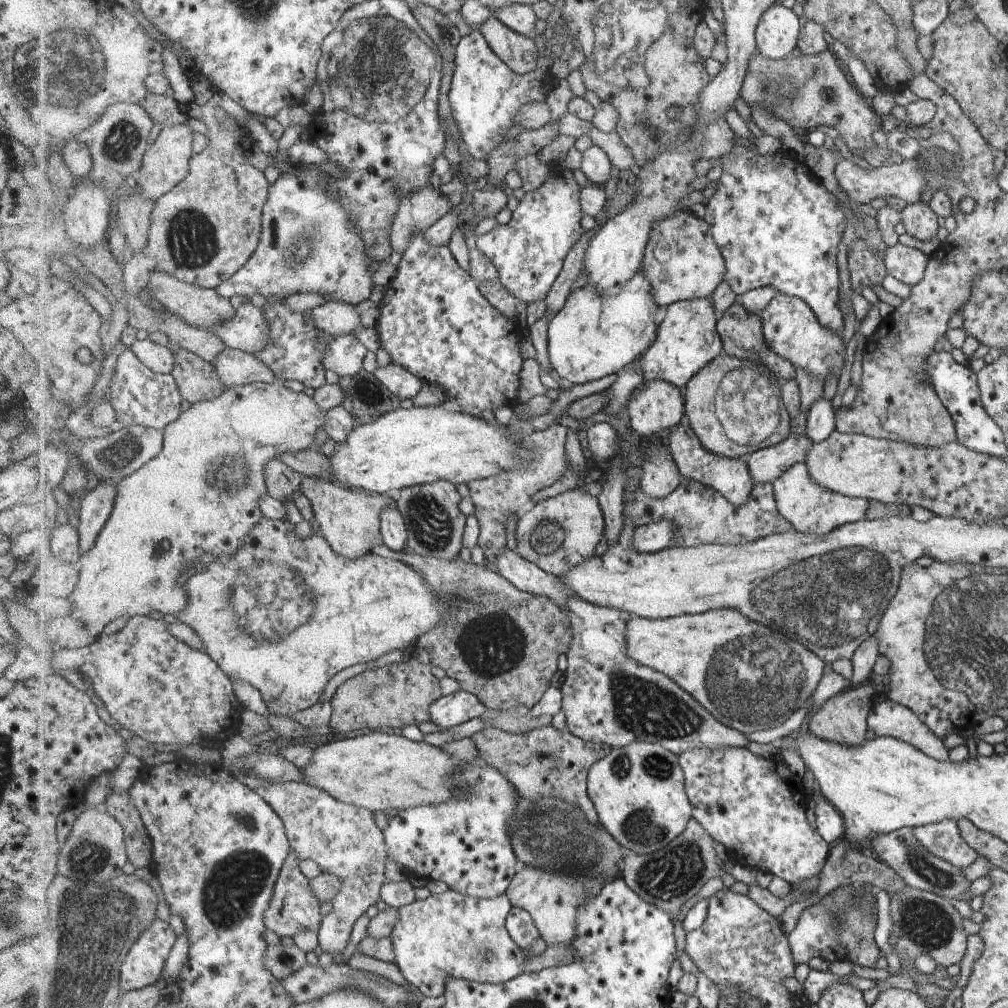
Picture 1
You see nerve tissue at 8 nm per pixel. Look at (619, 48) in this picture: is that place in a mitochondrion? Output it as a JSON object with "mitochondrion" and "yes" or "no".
{"mitochondrion":"yes"}

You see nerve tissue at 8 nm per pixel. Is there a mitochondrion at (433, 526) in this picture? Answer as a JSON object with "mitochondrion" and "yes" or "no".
{"mitochondrion":"yes"}

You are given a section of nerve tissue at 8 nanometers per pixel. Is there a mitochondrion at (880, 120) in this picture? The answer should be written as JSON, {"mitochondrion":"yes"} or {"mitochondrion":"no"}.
{"mitochondrion":"no"}

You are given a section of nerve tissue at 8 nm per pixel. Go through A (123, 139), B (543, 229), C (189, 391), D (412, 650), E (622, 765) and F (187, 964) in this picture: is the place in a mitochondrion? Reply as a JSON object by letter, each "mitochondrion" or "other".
{"A":"mitochondrion","B":"mitochondrion","C":"other","D":"other","E":"mitochondrion","F":"other"}

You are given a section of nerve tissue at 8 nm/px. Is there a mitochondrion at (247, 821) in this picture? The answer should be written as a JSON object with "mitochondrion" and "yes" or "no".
{"mitochondrion":"no"}

